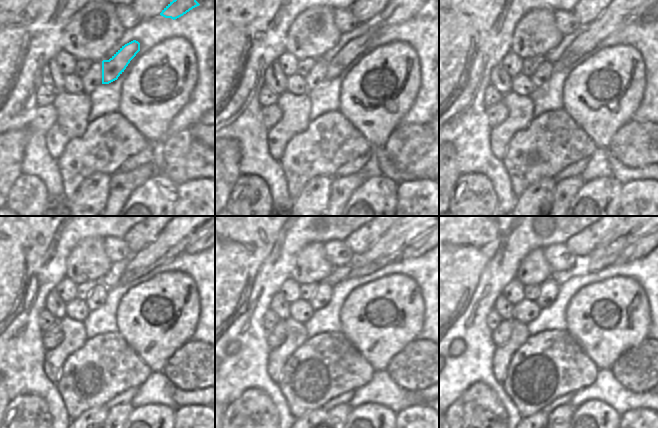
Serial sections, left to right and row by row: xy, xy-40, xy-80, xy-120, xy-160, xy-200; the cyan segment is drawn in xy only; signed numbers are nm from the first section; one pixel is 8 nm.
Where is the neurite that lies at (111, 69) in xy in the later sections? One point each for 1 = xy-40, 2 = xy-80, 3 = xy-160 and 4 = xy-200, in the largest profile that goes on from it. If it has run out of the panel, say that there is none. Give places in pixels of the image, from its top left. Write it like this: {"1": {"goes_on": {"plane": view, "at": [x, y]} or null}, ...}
{"1": {"goes_on": {"plane": "xy-40", "at": [396, 12]}}, "2": {"goes_on": {"plane": "xy-80", "at": [621, 12]}}, "3": {"goes_on": {"plane": "xy-160", "at": [388, 248]}}, "4": {"goes_on": {"plane": "xy-200", "at": [606, 254]}}}

